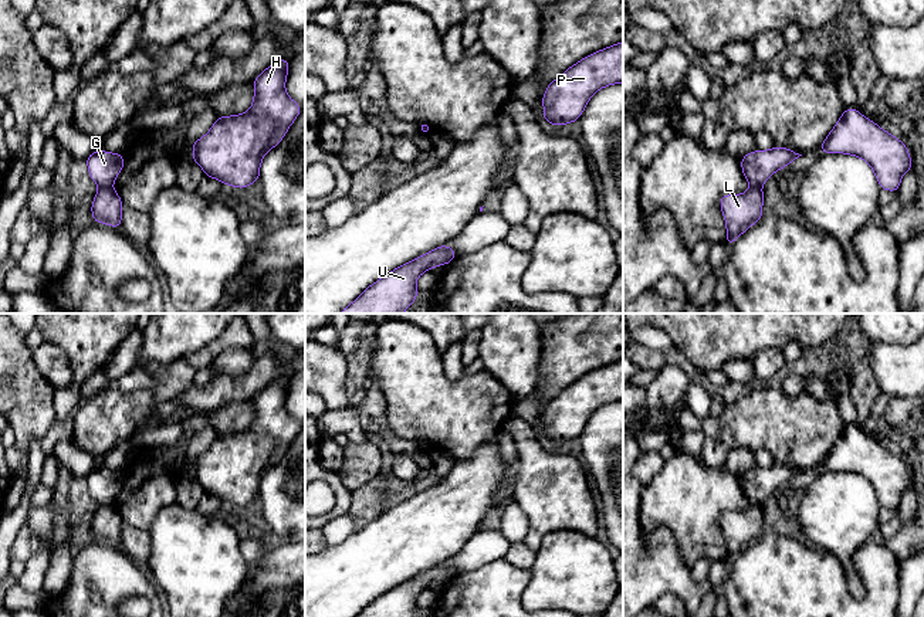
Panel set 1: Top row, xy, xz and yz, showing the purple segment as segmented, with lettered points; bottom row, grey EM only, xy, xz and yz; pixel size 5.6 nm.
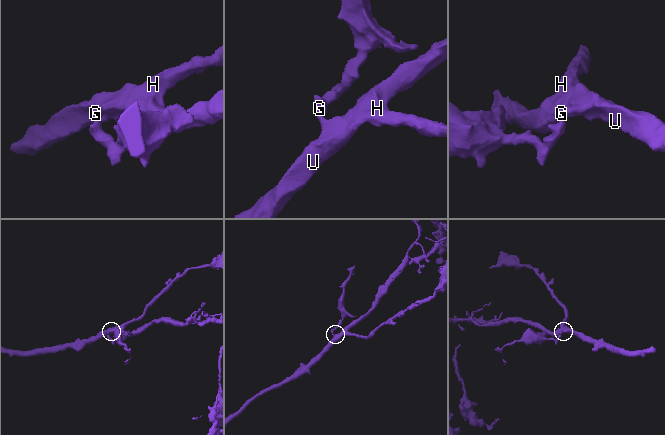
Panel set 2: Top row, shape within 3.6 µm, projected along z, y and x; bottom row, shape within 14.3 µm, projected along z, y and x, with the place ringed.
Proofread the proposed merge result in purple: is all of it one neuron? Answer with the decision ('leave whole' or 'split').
split

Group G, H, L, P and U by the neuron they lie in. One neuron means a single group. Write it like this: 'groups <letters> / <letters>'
groups G H P U / L

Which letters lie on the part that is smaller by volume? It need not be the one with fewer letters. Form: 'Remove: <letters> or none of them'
Remove: L

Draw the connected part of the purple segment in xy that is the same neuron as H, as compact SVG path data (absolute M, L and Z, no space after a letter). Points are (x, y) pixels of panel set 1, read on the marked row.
M278 60L254 81L254 99L246 113L217 116L210 130L193 142L192 159L206 177L237 189L260 179L265 153L280 145L302 112L285 91L290 60Z

